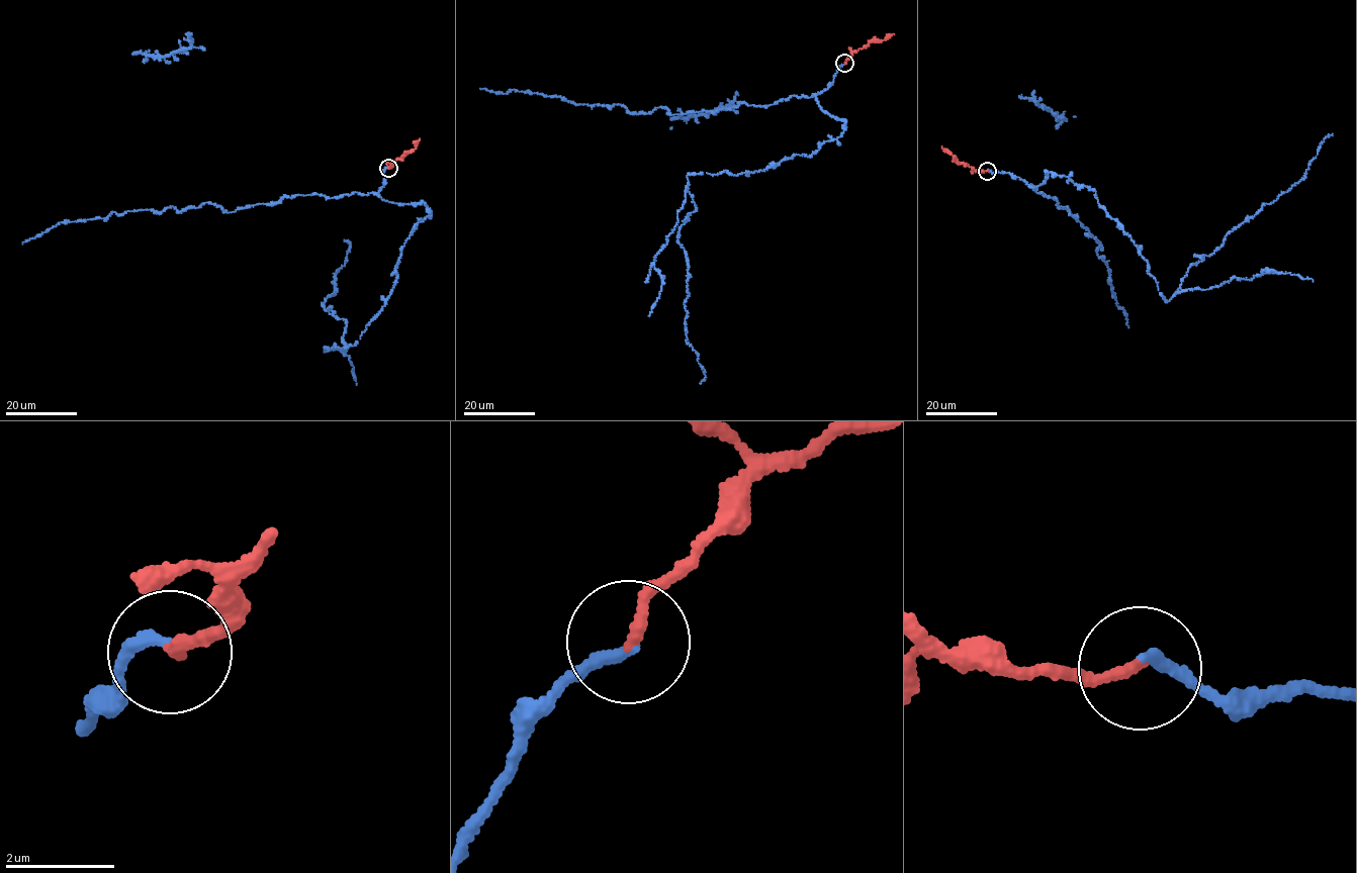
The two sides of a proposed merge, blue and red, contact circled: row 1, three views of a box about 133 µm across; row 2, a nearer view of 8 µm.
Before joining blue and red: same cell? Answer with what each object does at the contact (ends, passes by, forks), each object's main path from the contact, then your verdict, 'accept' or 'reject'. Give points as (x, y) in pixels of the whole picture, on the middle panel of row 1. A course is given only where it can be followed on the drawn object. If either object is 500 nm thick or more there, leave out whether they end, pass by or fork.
blue ends; red ends; course blue (845, 63), (815, 95), (844, 121), (839, 136), (762, 171), (688, 173), (696, 208), (677, 241), (701, 384); course red (845, 63), (851, 53), (865, 49), (870, 41), (881, 41), (893, 34); accept

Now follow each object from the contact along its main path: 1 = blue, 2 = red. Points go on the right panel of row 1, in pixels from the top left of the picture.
1: (987, 170), (1029, 187), (1051, 172), (1095, 191), (1166, 302), (1190, 266), (1303, 177), (1333, 133)
2: (987, 170), (976, 171), (959, 163), (942, 147)

